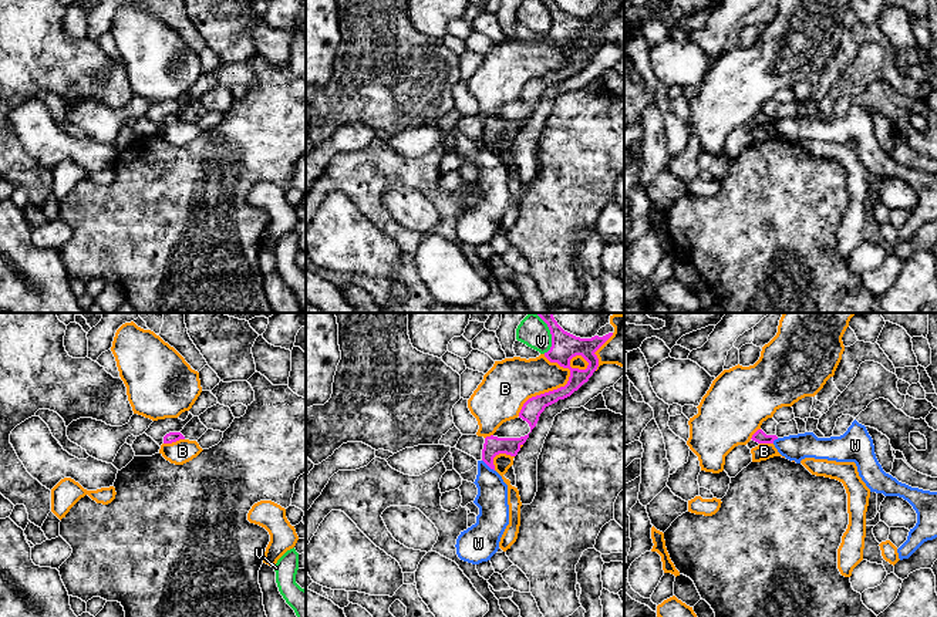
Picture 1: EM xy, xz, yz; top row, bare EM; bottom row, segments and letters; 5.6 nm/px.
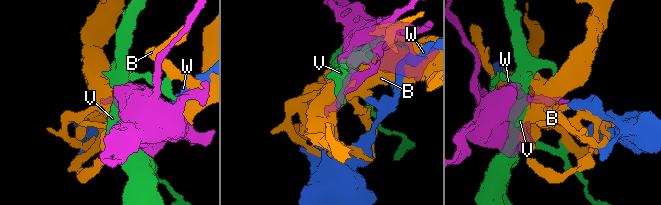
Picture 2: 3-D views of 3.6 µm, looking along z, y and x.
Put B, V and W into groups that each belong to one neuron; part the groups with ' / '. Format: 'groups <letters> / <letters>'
groups B / V / W

